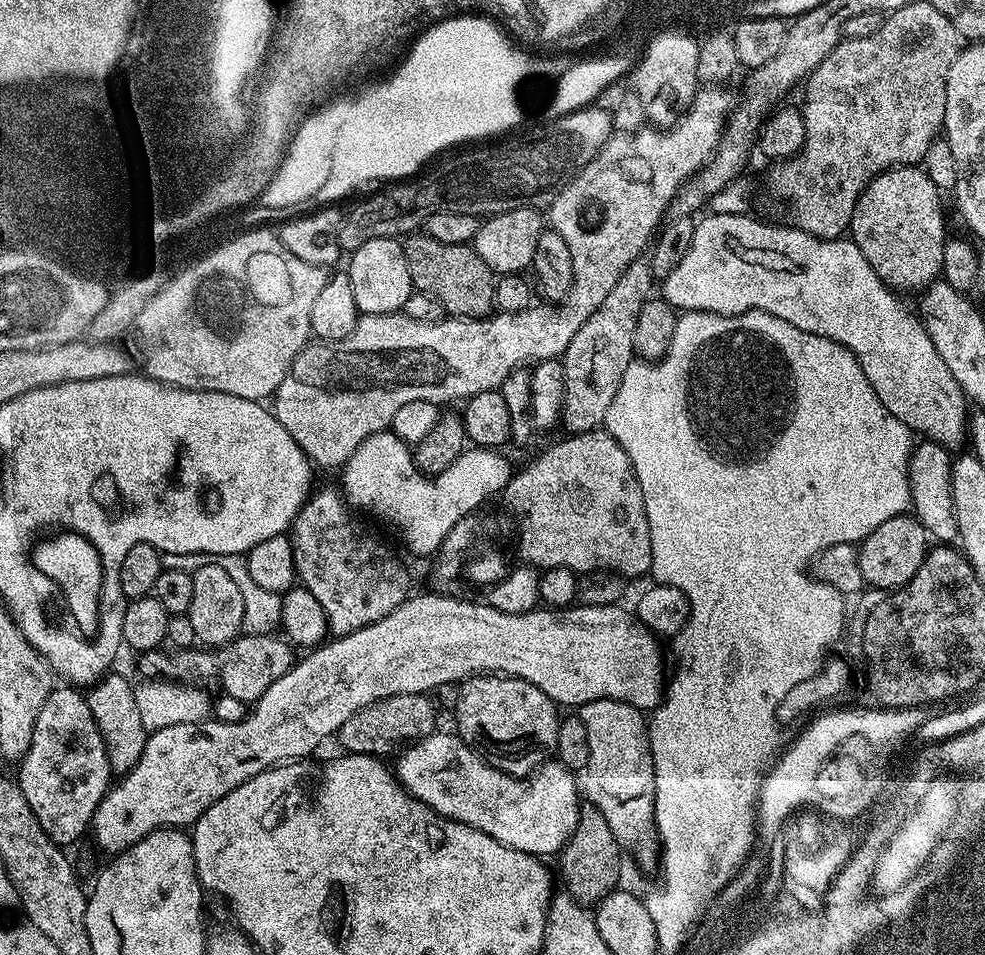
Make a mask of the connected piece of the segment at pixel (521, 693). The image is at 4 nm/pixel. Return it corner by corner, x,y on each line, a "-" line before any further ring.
485,674
471,676
459,685
456,692
457,704
454,707
456,714
456,728
461,740
469,745
489,744
492,748
528,748
537,744
540,748
551,749
556,742
556,735
560,729
560,720
556,712
557,705
538,686
520,679
518,676
505,676
503,674

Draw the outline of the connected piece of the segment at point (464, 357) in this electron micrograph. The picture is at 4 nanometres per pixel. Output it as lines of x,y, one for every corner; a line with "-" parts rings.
724,86
701,87
699,91
697,91
696,96
692,99
690,107
688,107
684,114
678,117
671,126
645,126
639,128
636,132
612,135
612,137
604,143
599,154
584,168
580,169
580,171
560,189
560,193
552,198
552,203
550,205
550,213
552,212
552,220
550,216
550,228
551,231
559,234
562,238
562,242
566,242
566,246
570,250
570,262
572,263
572,289
562,302
557,303
555,307
553,307
556,309
553,310
552,316
536,316
536,308
532,306
528,307
523,312
501,311
499,314
481,316
478,320
445,318
433,324
414,322
409,316
405,316
403,311
382,314
381,316
361,315
360,320
354,326
354,330
350,334
346,334
346,338
309,343
294,358
294,362
290,366
286,378
282,378
282,386
278,386
274,397
274,403
276,403
274,415
276,420
282,422
282,426
286,428
286,434
290,434
290,438
294,438
296,445
304,451
305,455
308,456
308,459
312,461
317,469
336,468
336,470
340,470
343,469
344,463
356,453
356,447
362,442
366,442
366,438
391,429
394,414
398,414
400,407
406,406
407,403
430,402
437,406
445,406
444,404
450,403
451,400
463,402
470,399
474,394
497,391
500,383
502,383
515,368
523,368
531,365
533,362
554,360
563,357
566,346
570,346
570,338
574,338
574,334
578,334
582,322
586,322
586,318
590,318
590,314
600,312
601,309
607,305
610,290
614,290
614,286
618,282
618,278
622,278
626,266
630,266
630,262
634,262
639,256
645,255
646,249
653,243
658,229
665,223
666,213
668,207
672,204
673,198
678,195
680,189
684,187
687,181
703,172
704,169
707,168
709,160
716,155
716,147
720,145
720,137
724,135
724,126
727,124
729,115
734,107
734,96
732,100
731,94
728,93
726,89
727,87

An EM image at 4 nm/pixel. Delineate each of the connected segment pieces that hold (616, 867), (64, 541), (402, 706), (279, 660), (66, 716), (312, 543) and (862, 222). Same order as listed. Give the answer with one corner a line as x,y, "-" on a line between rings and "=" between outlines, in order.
583,805
579,820
558,856
565,892
583,907
590,908
600,903
617,885
615,878
620,874
620,855
622,849
602,814
592,805
=
60,532
48,540
41,539
30,552
31,567
52,580
63,591
68,612
76,625
77,633
85,638
96,635
100,618
100,594
102,584
101,559
93,544
75,532
=
398,694
394,698
382,698
355,712
342,725
338,739
345,753
377,758
395,757
437,731
433,701
424,694
=
243,633
231,641
231,643
223,645
218,649
203,650
200,648
191,649
152,649
139,655
138,668
150,680
169,680
183,684
206,684
208,680
218,678
220,680
220,690
227,696
237,698
245,705
251,705
256,702
277,681
283,674
289,672
292,665
296,661
296,654
293,654
293,647
281,637
269,633
=
56,686
46,698
42,710
38,710
38,718
34,722
32,745
19,761
20,776
18,783
30,810
34,810
34,818
38,818
38,826
46,835
61,846
69,846
80,835
89,831
92,816
100,805
100,800
110,787
110,769
106,750
98,726
94,722
94,714
90,714
85,693
72,686
=
339,487
319,488
309,495
292,521
292,561
299,583
318,598
327,631
333,637
345,636
386,618
390,610
408,599
408,572
403,562
368,532
=
905,166
903,168
891,168
888,172
881,172
880,175
873,178
870,183
864,188
864,193
856,199
854,206
854,214
850,225
850,238
858,246
858,250
862,250
862,254
866,258
866,262
870,262
870,266
878,274
878,278
887,284
889,288
897,293
905,294
904,292
919,293
921,290
933,283
942,273
942,250
946,233
944,233
944,208
940,205
941,189
934,186
934,182
930,182
930,178
925,174
923,167
920,166

